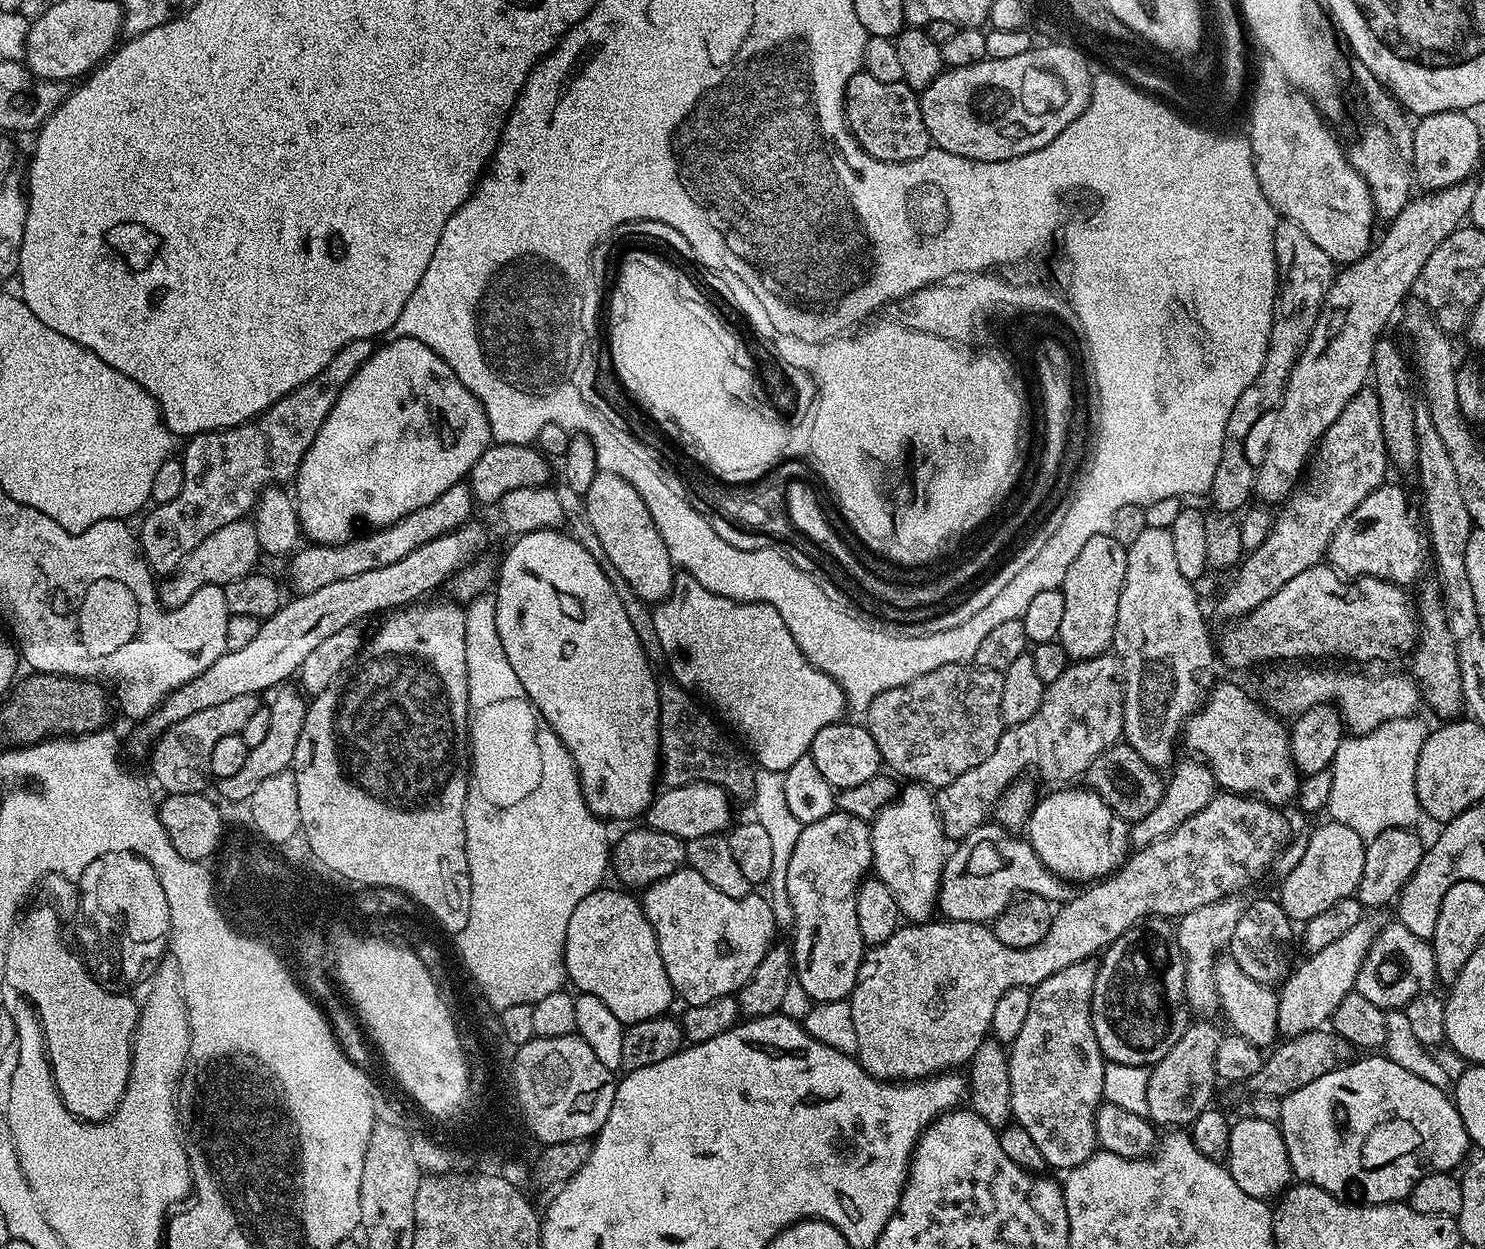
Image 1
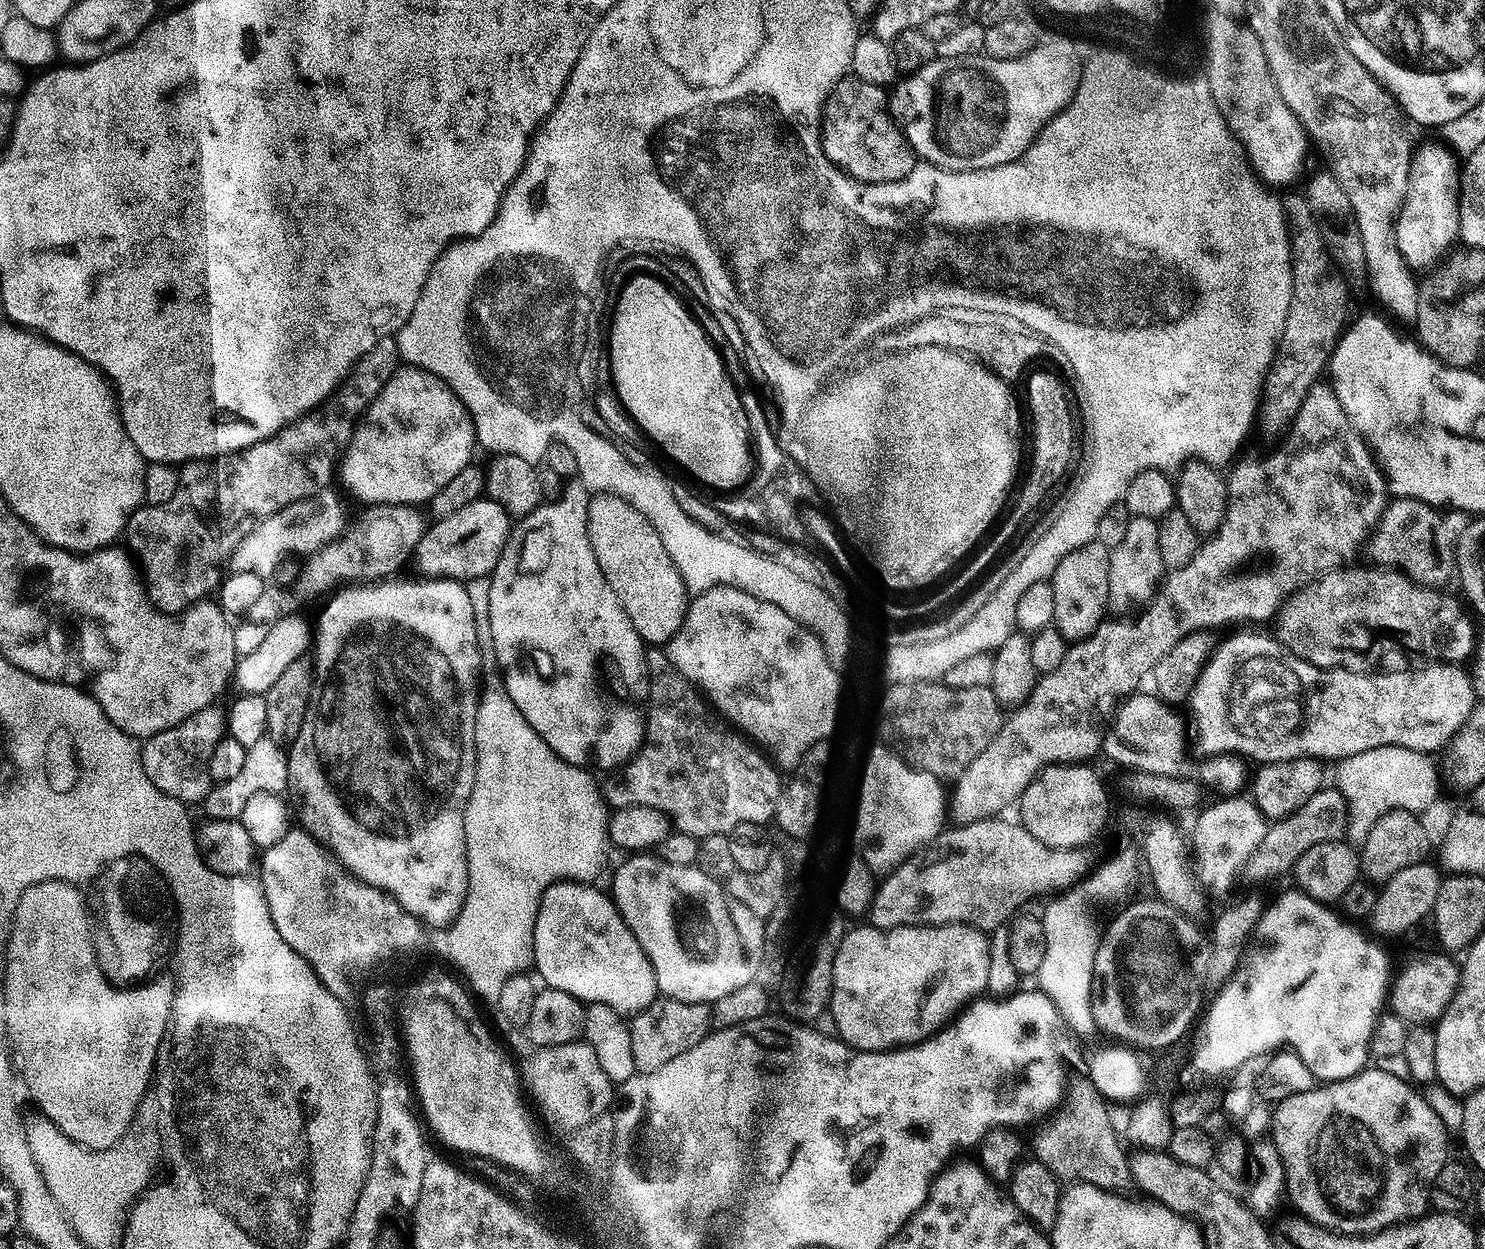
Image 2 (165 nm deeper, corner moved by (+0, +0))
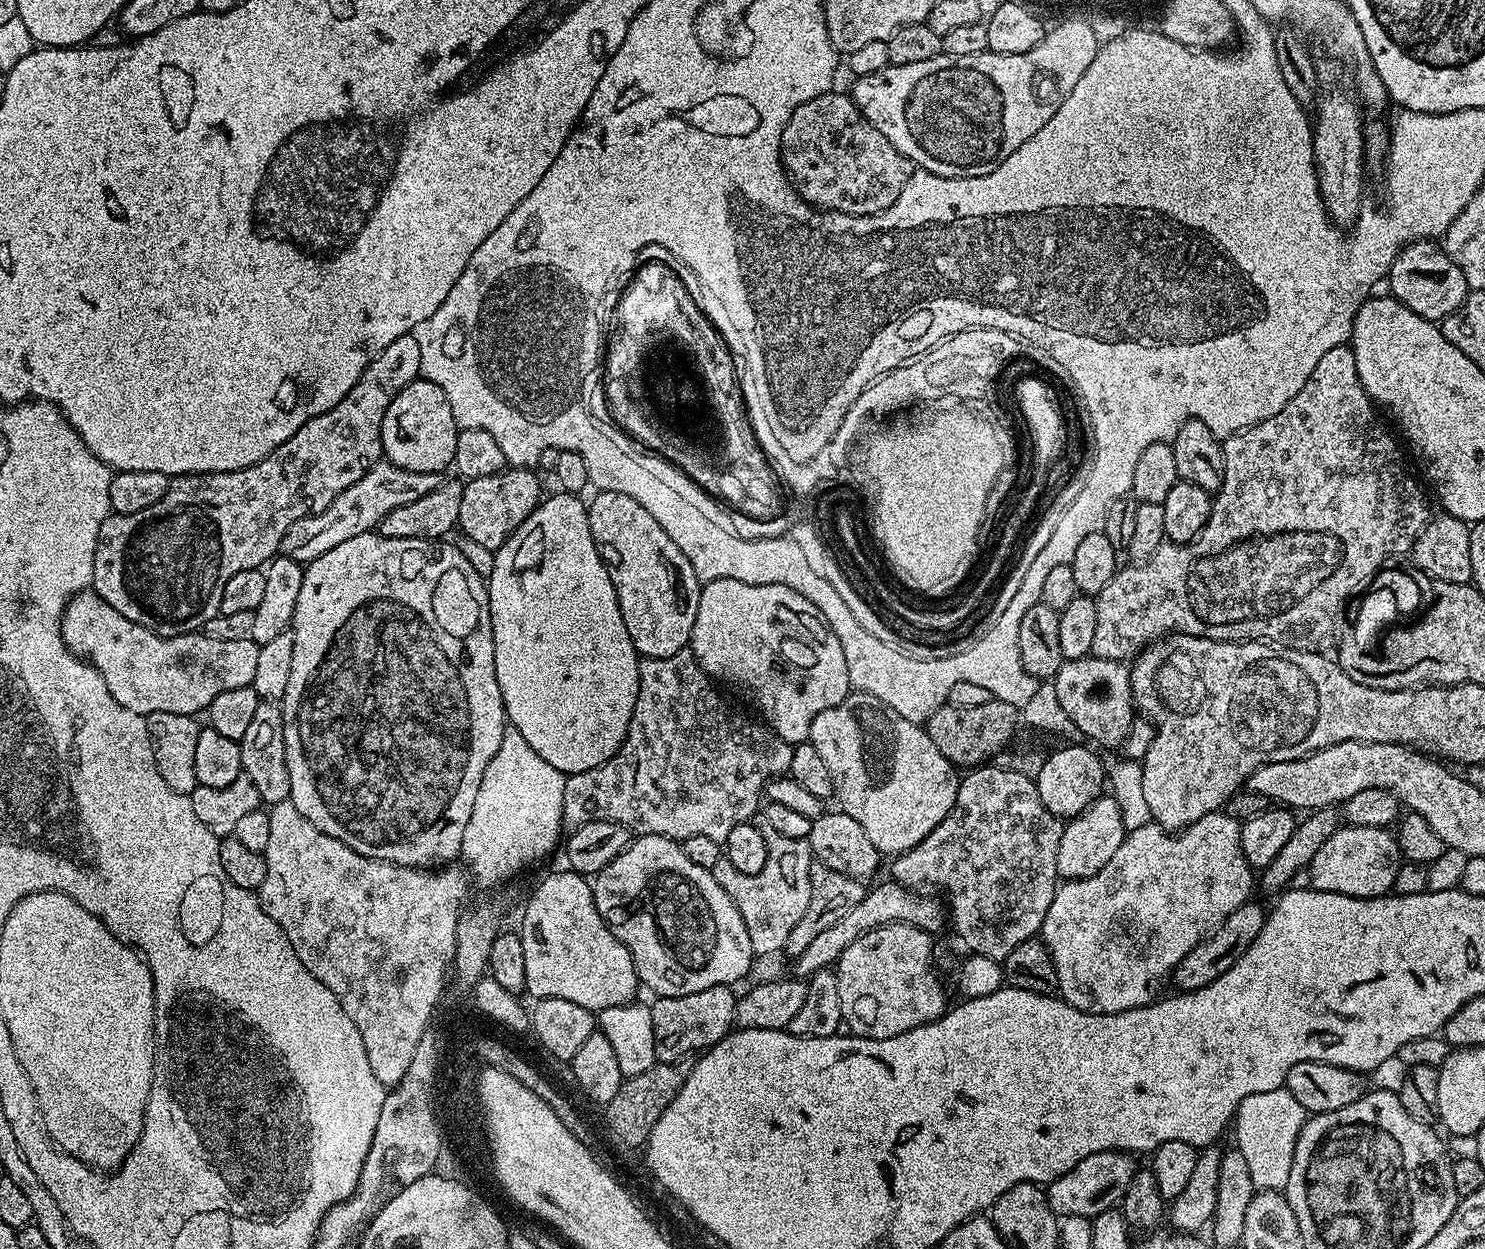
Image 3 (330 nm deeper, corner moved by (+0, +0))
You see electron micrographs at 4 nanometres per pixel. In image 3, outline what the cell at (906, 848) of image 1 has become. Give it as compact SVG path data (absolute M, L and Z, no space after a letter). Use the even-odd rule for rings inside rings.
M852 690L849 691L847 698L838 702L838 706L830 706L830 710L822 710L822 714L818 714L818 718L814 718L814 722L810 722L810 734L807 743L812 744L814 750L818 750L818 754L826 761L826 766L830 770L834 800L840 803L837 804L839 811L850 814L850 818L854 818L854 822L858 822L862 834L866 838L870 838L870 842L885 857L895 858L904 852L908 852L914 846L918 846L918 842L922 842L922 838L926 838L926 834L930 834L930 830L934 830L934 826L938 826L938 822L942 822L942 818L946 818L946 814L950 814L950 810L954 806L961 781L961 777L956 776L957 769L942 754L942 750L938 750L938 746L934 746L934 742L930 742L928 731L919 723L908 721L898 710L892 709L889 704L880 701L874 694Z

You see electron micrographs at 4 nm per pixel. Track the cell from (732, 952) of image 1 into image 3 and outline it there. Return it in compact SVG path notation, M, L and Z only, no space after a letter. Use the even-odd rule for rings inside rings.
M637 835L622 854L618 854L618 858L602 866L591 886L598 914L602 914L614 938L630 950L637 981L656 992L652 994L657 997L685 996L723 984L732 986L735 980L742 979L751 970L754 953L750 936L746 934L745 923L734 902L726 890L718 886L709 869L694 866L694 862L686 858L677 841L665 836Z

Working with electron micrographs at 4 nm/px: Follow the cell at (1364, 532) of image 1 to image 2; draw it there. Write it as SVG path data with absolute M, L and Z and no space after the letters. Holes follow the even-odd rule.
M1396 498L1389 503L1388 507L1384 509L1384 517L1380 520L1377 525L1377 530L1374 532L1370 538L1370 548L1372 544L1372 556L1377 565L1387 566L1389 568L1395 568L1396 571L1404 573L1414 582L1418 582L1424 588L1435 588L1437 590L1443 589L1444 584L1453 583L1454 577L1457 575L1456 571L1456 542L1453 533L1448 533L1448 524L1443 520L1441 513L1437 509L1433 508L1432 505L1422 502L1421 500L1413 500L1411 498Z

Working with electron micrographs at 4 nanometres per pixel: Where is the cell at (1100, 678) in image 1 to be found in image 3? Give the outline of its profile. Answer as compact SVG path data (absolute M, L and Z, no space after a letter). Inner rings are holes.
M1339 344L1334 346L1334 350L1322 354L1318 366L1314 366L1314 374L1310 374L1310 378L1306 378L1306 386L1302 386L1302 390L1298 390L1298 394L1294 394L1294 398L1290 398L1290 402L1286 402L1286 406L1282 406L1282 410L1278 410L1278 414L1274 414L1246 430L1236 432L1232 436L1223 437L1224 477L1222 478L1222 486L1214 493L1212 513L1206 526L1202 526L1200 533L1189 544L1165 542L1158 546L1158 550L1154 550L1154 554L1150 554L1148 560L1125 563L1125 568L1124 565L1117 567L1114 578L1110 578L1110 582L1106 582L1106 586L1102 586L1102 590L1097 592L1094 597L1098 610L1098 622L1094 629L1094 646L1091 655L1107 660L1128 662L1139 656L1149 644L1177 632L1184 632L1187 636L1210 638L1211 640L1264 642L1264 618L1266 620L1272 618L1272 604L1268 604L1268 572L1270 572L1272 562L1280 562L1280 558L1282 560L1284 558L1314 558L1314 534L1312 532L1314 530L1332 530L1338 536L1342 536L1346 548L1342 554L1338 554L1334 558L1336 568L1330 574L1316 580L1314 582L1316 586L1310 586L1312 594L1306 598L1306 602L1310 600L1312 620L1316 620L1320 624L1308 624L1310 630L1304 632L1304 652L1319 649L1321 647L1319 644L1331 634L1340 607L1344 603L1347 605L1365 585L1377 579L1380 569L1385 567L1392 558L1388 556L1394 555L1395 552L1411 553L1412 544L1424 533L1424 527L1428 525L1430 519L1428 500L1424 497L1419 482L1408 473L1408 468L1404 465L1403 458L1400 457L1400 448L1396 445L1395 438L1380 425L1376 412L1378 413L1377 405L1366 394L1366 390L1358 378L1358 370L1351 347L1348 344Z

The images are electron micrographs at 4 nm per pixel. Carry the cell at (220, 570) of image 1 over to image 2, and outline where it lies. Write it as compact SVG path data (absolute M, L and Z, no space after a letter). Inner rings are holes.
M321 495L311 506L306 506L305 501L299 500L278 510L278 514L255 523L250 534L242 540L232 555L231 571L271 578L275 572L277 575L283 569L286 562L293 558L307 558L344 535L349 523L348 512L338 497L328 495ZM312 506L313 508L308 508Z

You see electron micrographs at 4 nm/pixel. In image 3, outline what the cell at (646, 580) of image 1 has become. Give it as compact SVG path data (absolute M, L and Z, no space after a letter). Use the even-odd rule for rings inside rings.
M597 491L595 495L588 504L590 534L610 574L610 582L614 582L614 594L622 610L622 622L626 622L630 642L634 642L637 653L644 658L670 658L670 654L685 651L692 642L702 587L702 581L694 574L694 566L686 562L686 554L674 546L670 534L658 526L658 521L648 513L646 506L638 506L638 502L634 502L634 498L626 498L626 494Z

